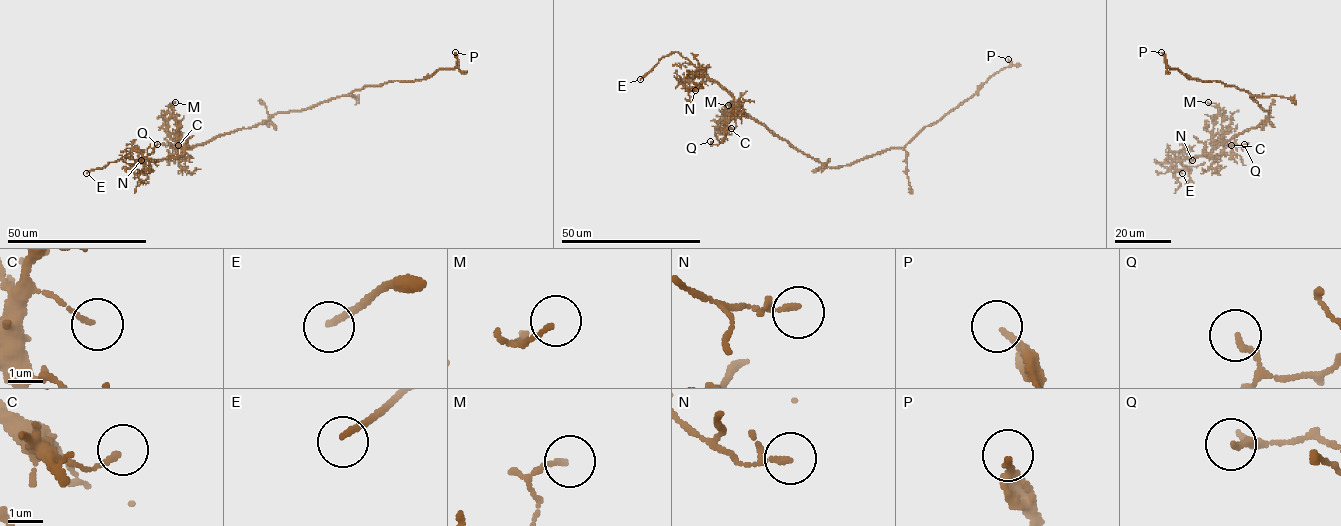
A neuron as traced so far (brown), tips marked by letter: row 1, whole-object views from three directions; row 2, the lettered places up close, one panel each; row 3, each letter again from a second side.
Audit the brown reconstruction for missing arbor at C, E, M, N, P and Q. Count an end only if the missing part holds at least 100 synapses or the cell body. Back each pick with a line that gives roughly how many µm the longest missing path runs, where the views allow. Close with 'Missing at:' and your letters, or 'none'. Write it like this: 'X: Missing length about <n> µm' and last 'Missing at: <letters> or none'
E: Missing length about 3 µm
Missing at: E

